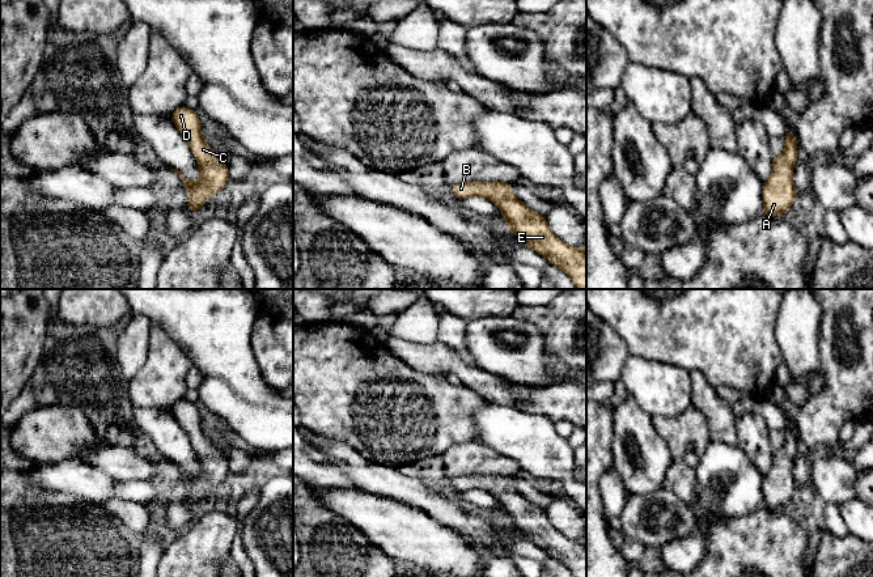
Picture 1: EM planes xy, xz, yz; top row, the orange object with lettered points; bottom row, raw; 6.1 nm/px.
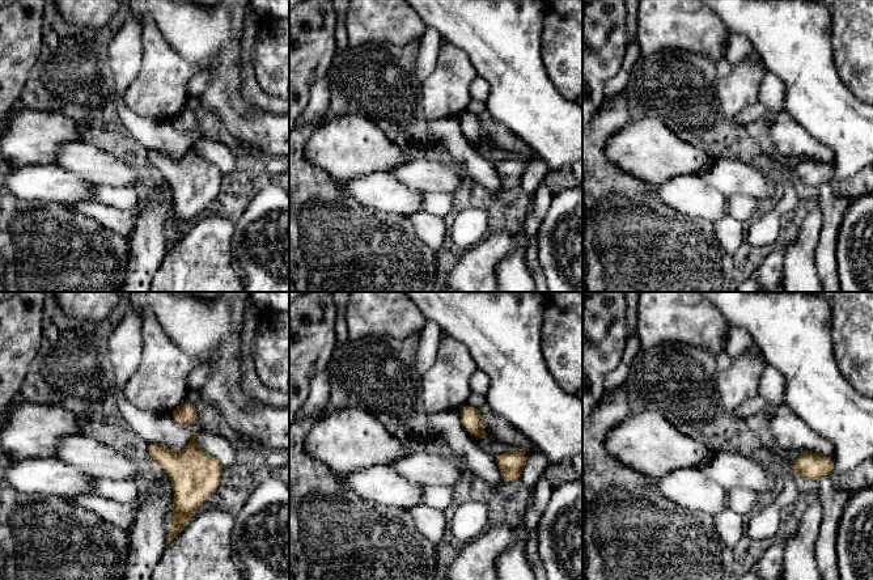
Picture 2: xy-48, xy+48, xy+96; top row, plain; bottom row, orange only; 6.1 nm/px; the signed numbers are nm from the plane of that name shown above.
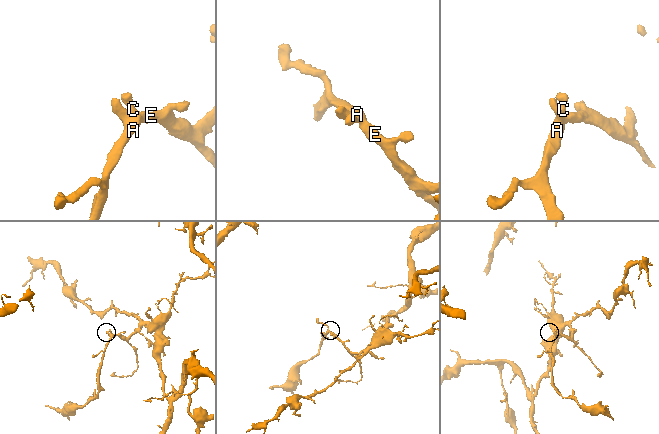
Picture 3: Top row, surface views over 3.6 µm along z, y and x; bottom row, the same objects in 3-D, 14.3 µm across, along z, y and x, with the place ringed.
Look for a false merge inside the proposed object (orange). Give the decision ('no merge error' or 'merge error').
no merge error

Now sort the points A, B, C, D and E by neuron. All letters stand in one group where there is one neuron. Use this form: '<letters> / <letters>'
A B C D E

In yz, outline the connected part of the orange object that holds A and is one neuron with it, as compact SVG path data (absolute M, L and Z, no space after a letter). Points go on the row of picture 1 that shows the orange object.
M788 128L784 140L785 148L781 156L772 158L772 174L763 183L763 211L762 213L775 217L783 216L794 201L797 190L793 184L793 165L798 160L798 143L792 136L793 130Z

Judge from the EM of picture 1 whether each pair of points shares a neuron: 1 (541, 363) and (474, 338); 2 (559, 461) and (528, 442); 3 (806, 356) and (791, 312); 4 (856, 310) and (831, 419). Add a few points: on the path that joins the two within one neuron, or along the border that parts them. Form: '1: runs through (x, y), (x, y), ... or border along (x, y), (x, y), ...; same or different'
1: runs through (524, 357), (518, 352), (505, 351), (491, 342); same
2: runs through (551, 458), (535, 446); same
3: runs through (800, 346), (797, 322); same
4: runs through (831, 322), (833, 386); same

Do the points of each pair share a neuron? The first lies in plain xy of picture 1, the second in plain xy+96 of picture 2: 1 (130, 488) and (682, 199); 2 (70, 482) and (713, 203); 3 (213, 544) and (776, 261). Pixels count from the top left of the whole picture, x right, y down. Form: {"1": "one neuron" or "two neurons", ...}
{"1": "two neurons", "2": "one neuron", "3": "one neuron"}

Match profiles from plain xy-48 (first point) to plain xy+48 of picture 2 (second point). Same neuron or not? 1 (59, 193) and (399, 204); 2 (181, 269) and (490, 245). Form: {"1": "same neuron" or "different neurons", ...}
{"1": "same neuron", "2": "same neuron"}

